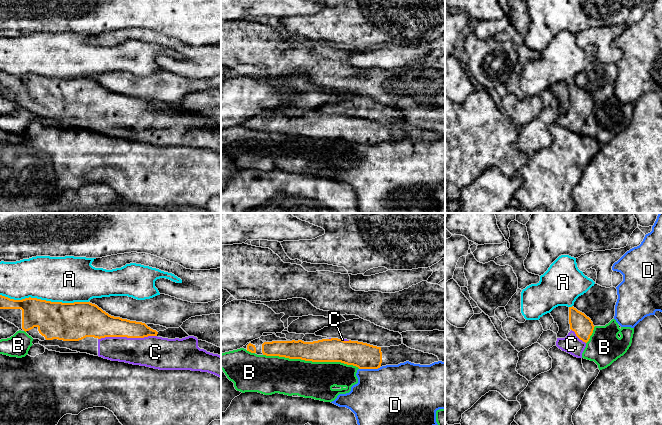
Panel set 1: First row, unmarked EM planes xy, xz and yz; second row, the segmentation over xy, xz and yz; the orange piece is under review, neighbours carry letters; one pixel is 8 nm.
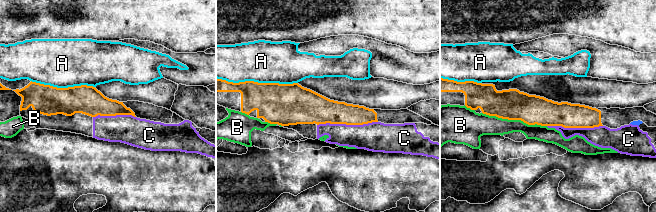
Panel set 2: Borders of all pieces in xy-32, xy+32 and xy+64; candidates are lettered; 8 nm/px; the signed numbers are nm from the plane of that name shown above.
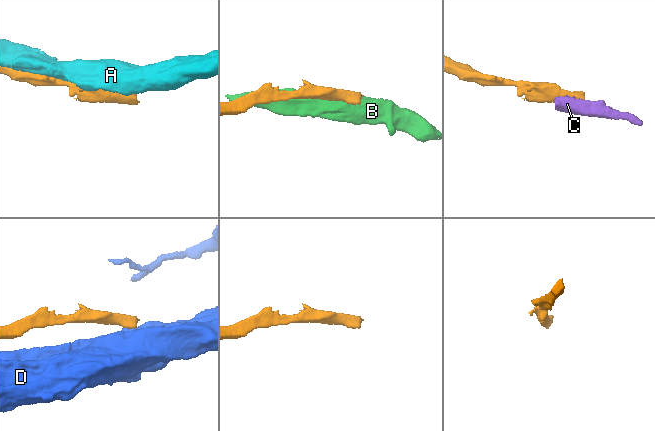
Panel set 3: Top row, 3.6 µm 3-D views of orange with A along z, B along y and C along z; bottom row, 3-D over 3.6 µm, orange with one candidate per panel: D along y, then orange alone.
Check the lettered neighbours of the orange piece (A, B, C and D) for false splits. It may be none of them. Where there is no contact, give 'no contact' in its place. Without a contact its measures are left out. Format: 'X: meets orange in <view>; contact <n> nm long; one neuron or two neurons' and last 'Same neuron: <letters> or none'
A: meets orange in xy; contact 700 nm long; two neurons
B: meets orange in xz; contact 800 nm long; two neurons
C: meets orange in xy; contact 480 nm long; one neuron
D: meets orange in xz; contact 180 nm long; two neurons
Same neuron: C

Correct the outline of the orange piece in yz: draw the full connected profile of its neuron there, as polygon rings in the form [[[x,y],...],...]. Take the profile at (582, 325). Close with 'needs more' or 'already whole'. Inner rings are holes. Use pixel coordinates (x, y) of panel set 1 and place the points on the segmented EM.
[[[573,306],[569,307],[569,324],[571,331],[565,338],[557,338],[556,346],[574,357],[582,358],[595,326],[589,317]]]; needs more

